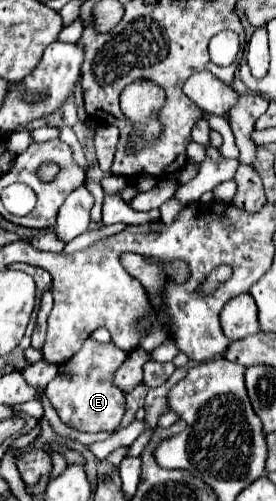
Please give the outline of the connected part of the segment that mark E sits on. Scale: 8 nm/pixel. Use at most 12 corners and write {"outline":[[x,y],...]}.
{"outline":[[87,338],[45,396],[67,426],[119,428],[127,352]]}

